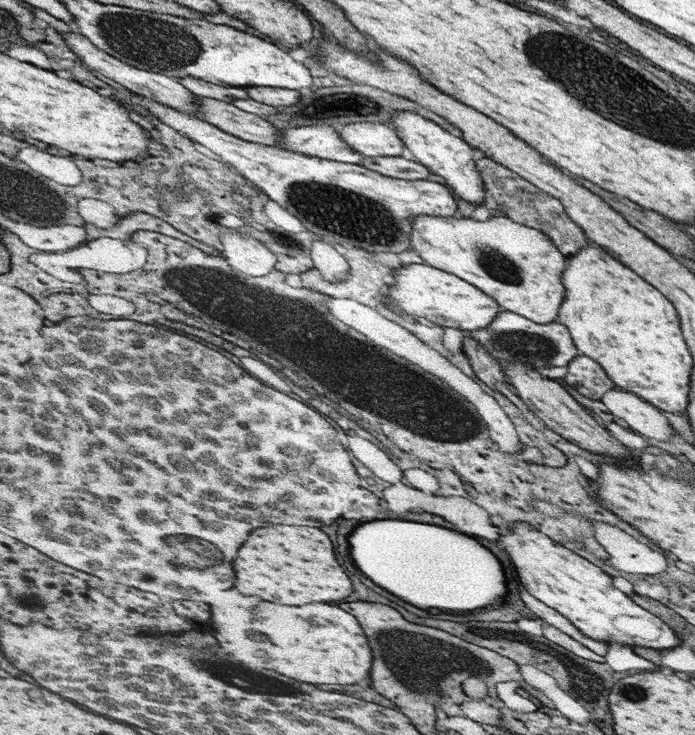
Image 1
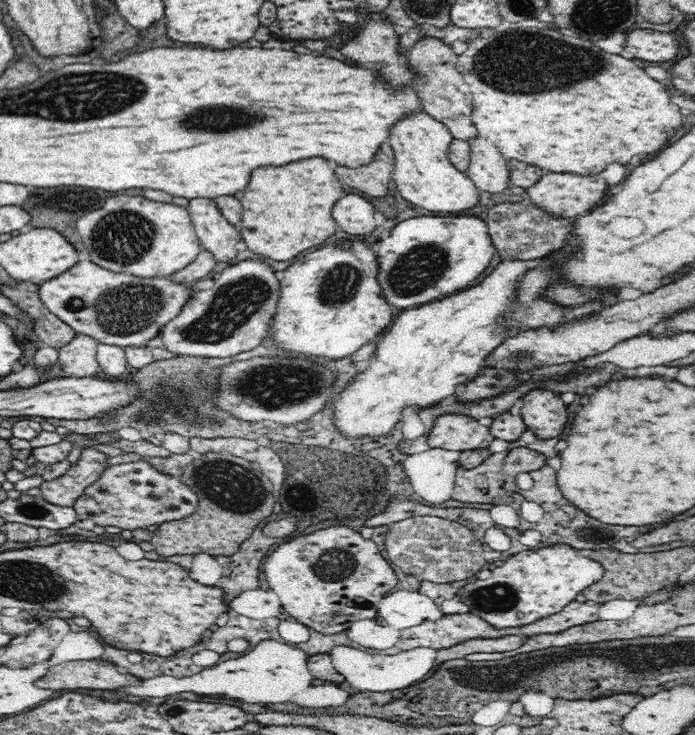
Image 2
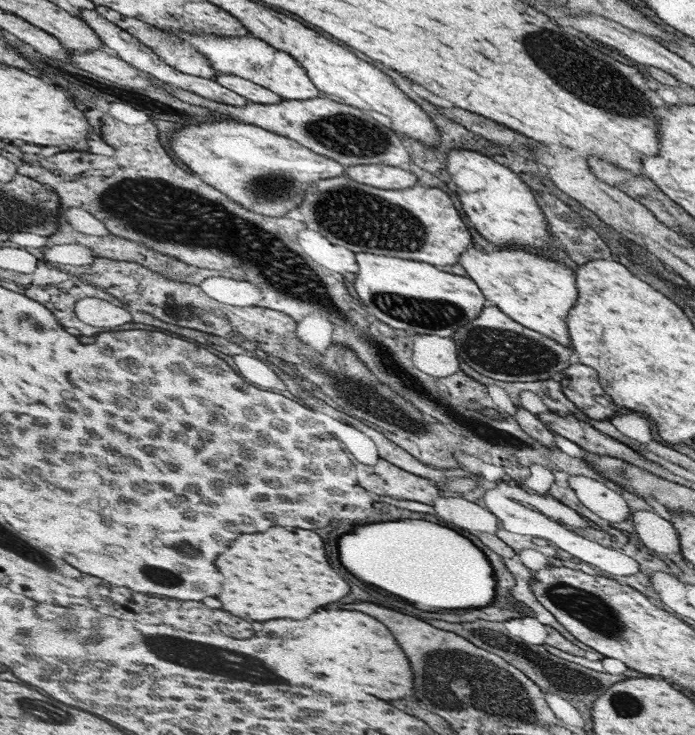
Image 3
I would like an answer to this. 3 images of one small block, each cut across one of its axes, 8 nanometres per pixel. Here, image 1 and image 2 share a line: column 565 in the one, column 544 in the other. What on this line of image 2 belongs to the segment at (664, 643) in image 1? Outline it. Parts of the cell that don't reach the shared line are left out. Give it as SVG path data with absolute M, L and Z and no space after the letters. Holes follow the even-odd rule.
M564 543L518 552L509 556L502 566L494 568L491 572L489 578L476 579L462 586L456 595L468 605L469 612L480 615L496 628L527 625L546 615L561 612L580 592L598 582L605 574L604 567L598 561L592 557L581 556L578 549Z

